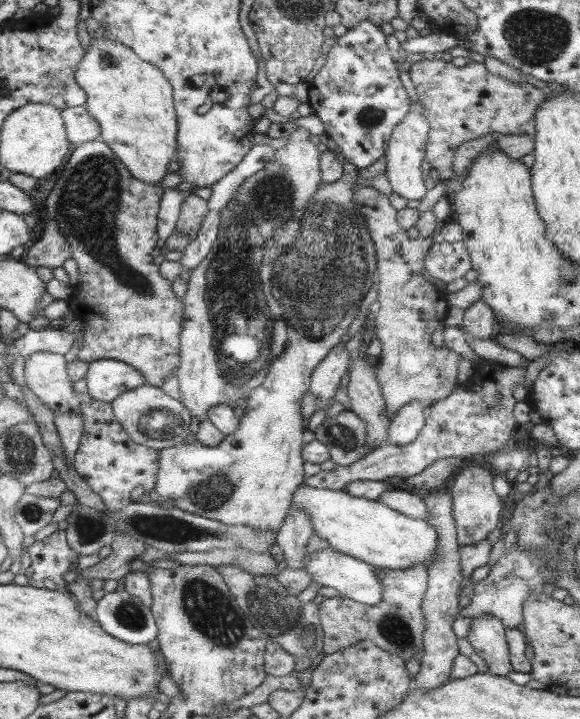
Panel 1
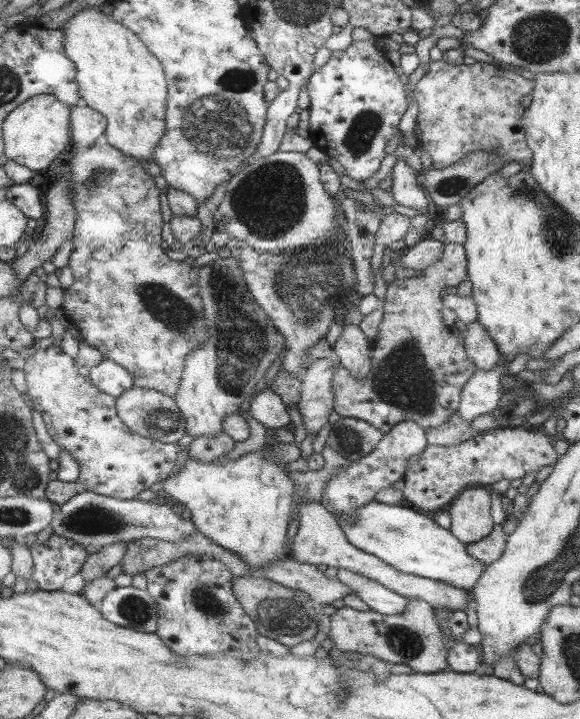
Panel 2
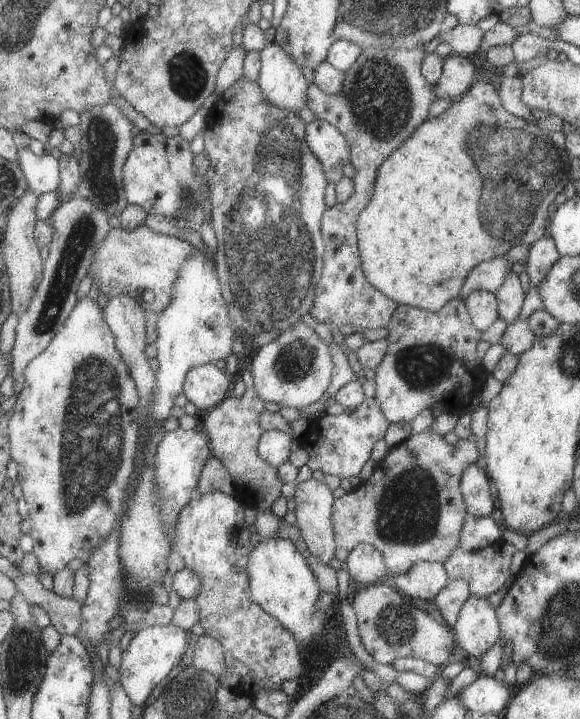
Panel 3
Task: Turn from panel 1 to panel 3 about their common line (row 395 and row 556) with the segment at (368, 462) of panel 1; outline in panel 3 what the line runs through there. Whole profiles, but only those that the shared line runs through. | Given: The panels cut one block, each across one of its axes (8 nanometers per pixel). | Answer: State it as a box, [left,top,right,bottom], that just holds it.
[443,540,515,598]

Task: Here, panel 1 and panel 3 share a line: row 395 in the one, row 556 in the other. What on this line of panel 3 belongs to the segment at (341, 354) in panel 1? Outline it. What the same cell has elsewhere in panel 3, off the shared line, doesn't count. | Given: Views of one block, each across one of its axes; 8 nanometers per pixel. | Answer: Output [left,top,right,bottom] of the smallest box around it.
[294,476,335,564]

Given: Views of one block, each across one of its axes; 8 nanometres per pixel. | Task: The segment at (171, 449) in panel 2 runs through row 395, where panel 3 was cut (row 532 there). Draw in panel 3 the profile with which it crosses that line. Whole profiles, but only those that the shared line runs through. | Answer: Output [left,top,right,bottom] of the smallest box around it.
[9,298,140,575]

